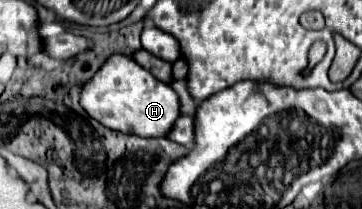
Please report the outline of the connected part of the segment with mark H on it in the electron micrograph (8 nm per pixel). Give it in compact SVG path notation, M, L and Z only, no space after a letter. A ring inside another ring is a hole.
M111 54L101 64L95 76L83 84L79 104L103 126L143 138L165 138L179 118L179 100L169 84L155 80L151 72L141 68L131 56L125 54Z

